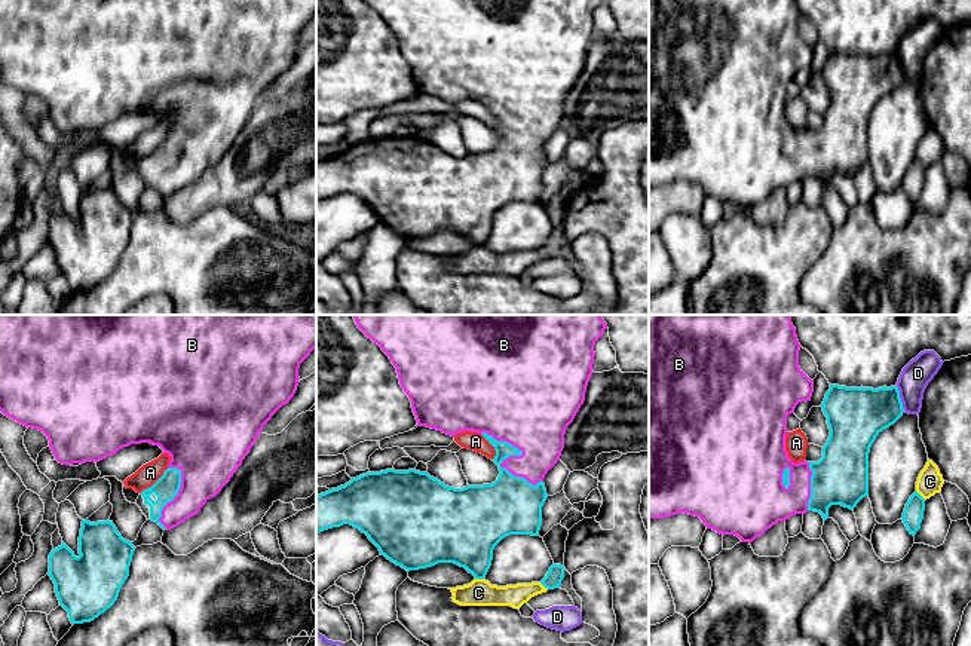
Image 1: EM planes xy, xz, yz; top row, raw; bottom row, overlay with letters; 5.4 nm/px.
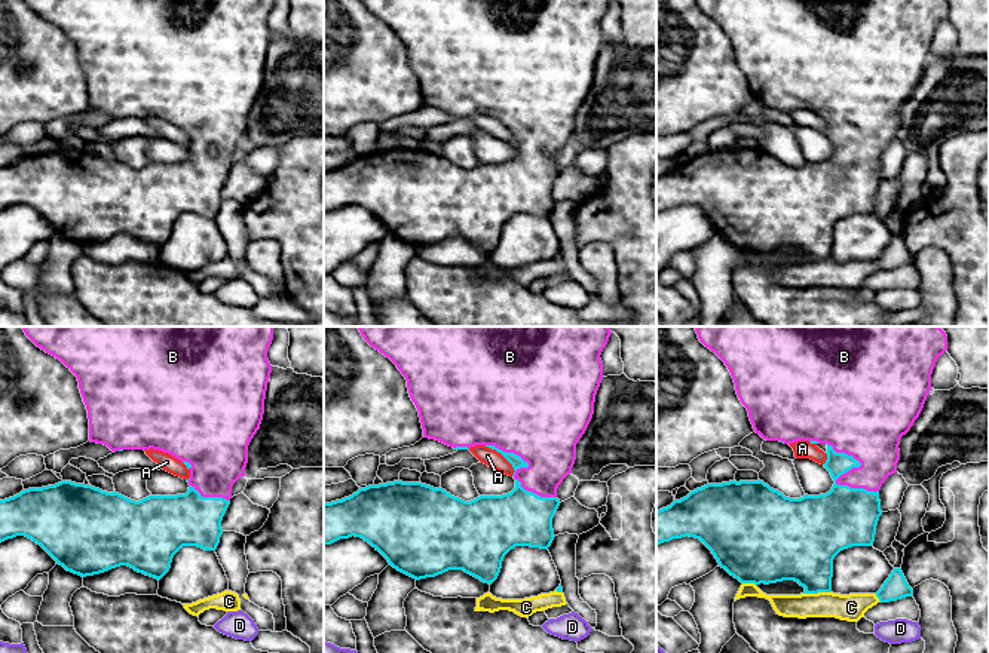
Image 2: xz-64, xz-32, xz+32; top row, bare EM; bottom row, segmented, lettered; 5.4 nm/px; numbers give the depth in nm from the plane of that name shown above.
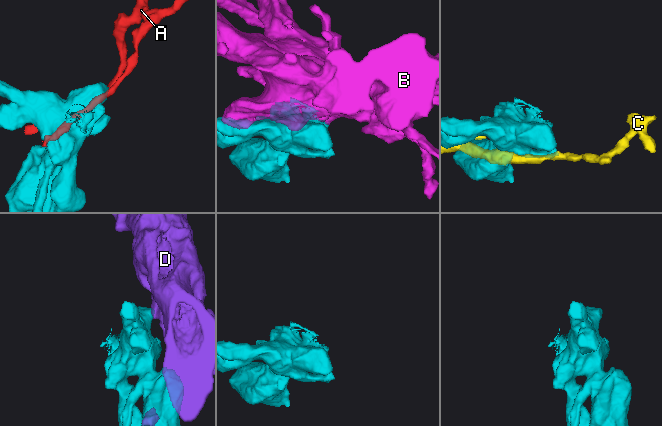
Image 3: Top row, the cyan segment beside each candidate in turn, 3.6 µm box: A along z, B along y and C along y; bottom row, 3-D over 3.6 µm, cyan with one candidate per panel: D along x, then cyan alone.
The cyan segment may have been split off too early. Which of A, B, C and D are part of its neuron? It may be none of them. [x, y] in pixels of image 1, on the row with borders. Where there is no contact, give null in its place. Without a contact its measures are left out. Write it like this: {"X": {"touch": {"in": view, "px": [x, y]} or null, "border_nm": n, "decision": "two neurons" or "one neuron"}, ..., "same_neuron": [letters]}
{"A": {"touch": {"in": "xy", "px": [155, 483]}, "border_nm": 200, "decision": "two neurons"}, "B": {"touch": {"in": "xz", "px": [509, 455]}, "border_nm": 420, "decision": "one neuron"}, "C": {"touch": {"in": "yz", "px": [919, 495]}, "border_nm": 80, "decision": "two neurons"}, "D": {"touch": {"in": "yz", "px": [900, 398]}, "border_nm": 140, "decision": "two neurons"}, "same_neuron": ["B"]}

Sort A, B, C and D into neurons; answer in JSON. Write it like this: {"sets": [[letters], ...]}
{"sets": [["A"], ["B"], ["C"], ["D"]]}

